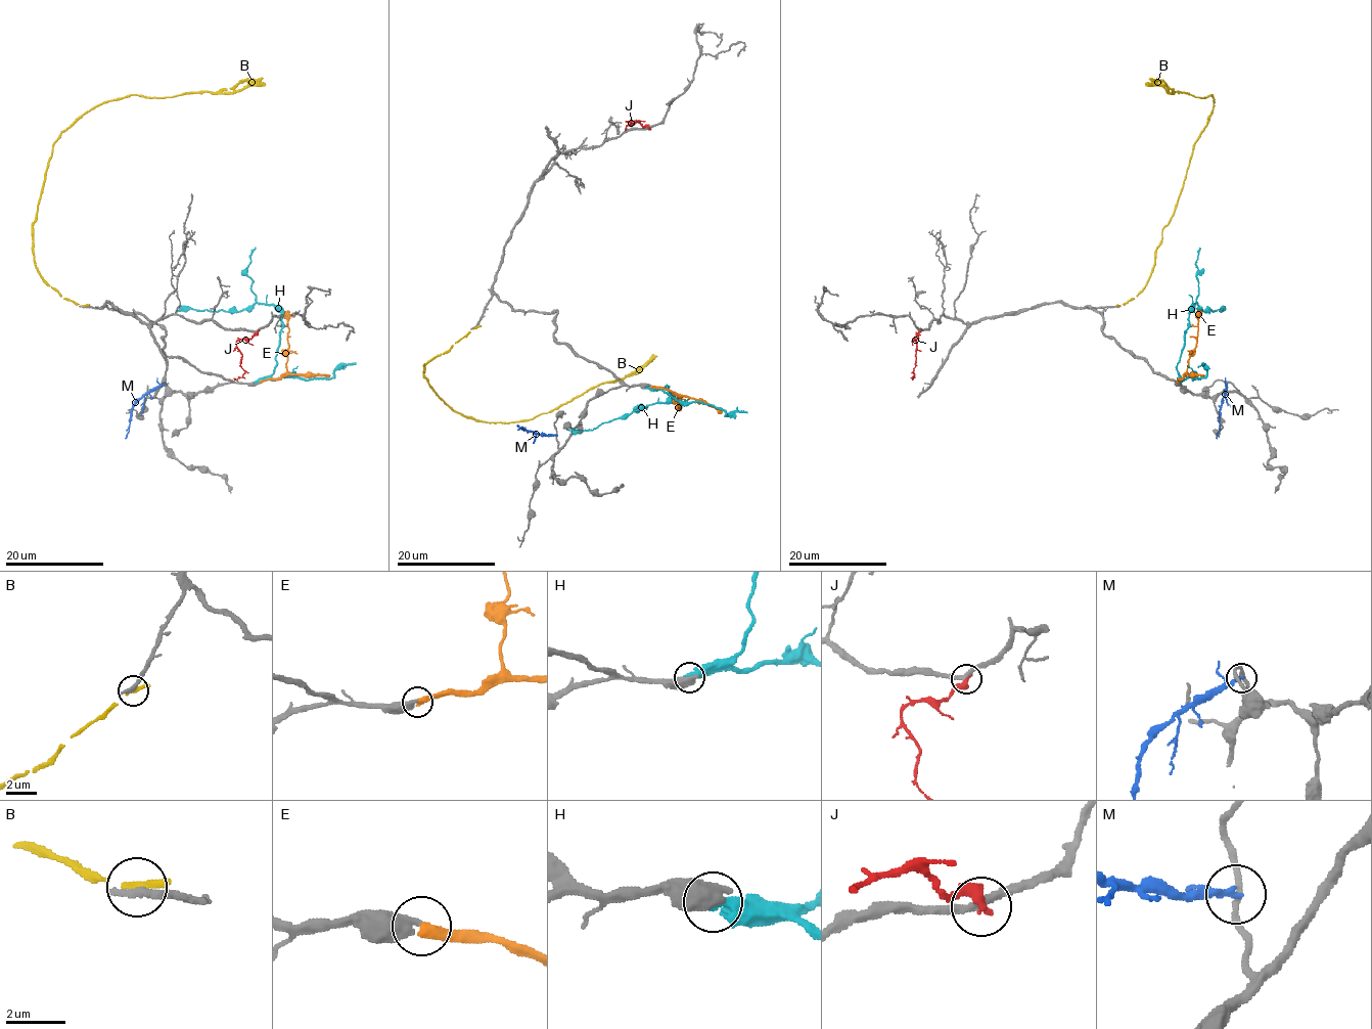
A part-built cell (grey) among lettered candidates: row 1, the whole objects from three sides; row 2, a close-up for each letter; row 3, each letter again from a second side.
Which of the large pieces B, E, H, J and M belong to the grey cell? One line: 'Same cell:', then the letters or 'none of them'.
Same cell: E

